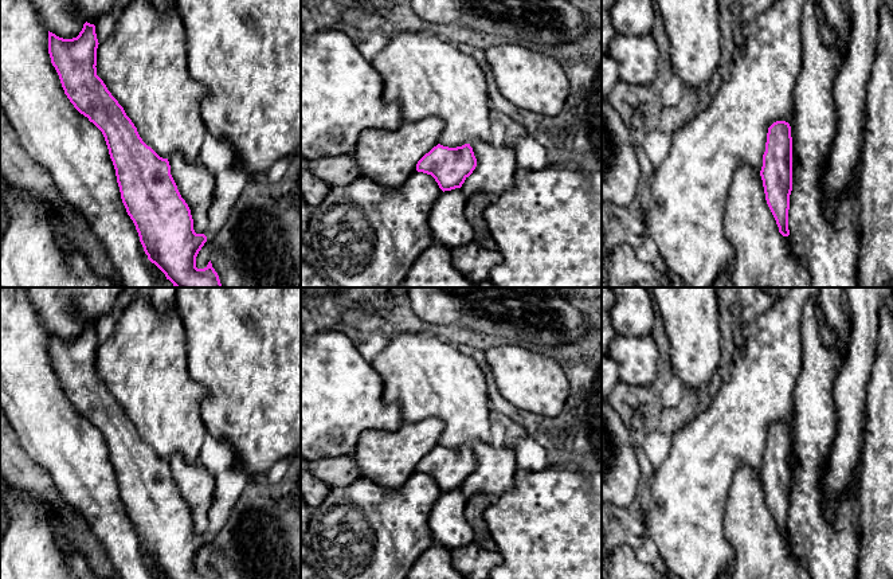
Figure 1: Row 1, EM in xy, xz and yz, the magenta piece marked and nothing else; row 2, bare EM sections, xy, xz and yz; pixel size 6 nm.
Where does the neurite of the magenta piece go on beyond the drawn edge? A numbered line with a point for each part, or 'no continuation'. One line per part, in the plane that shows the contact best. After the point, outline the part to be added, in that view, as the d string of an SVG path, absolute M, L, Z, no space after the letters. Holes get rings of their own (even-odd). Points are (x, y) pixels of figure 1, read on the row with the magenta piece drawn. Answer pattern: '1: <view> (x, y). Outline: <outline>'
1: xy (54, 133). Outline: M0 0L0 106L28 156L52 177L60 196L81 214L103 244L122 287L176 287L148 259L138 232L121 199L115 169L102 132L70 102L48 54L48 30L30 0Z

